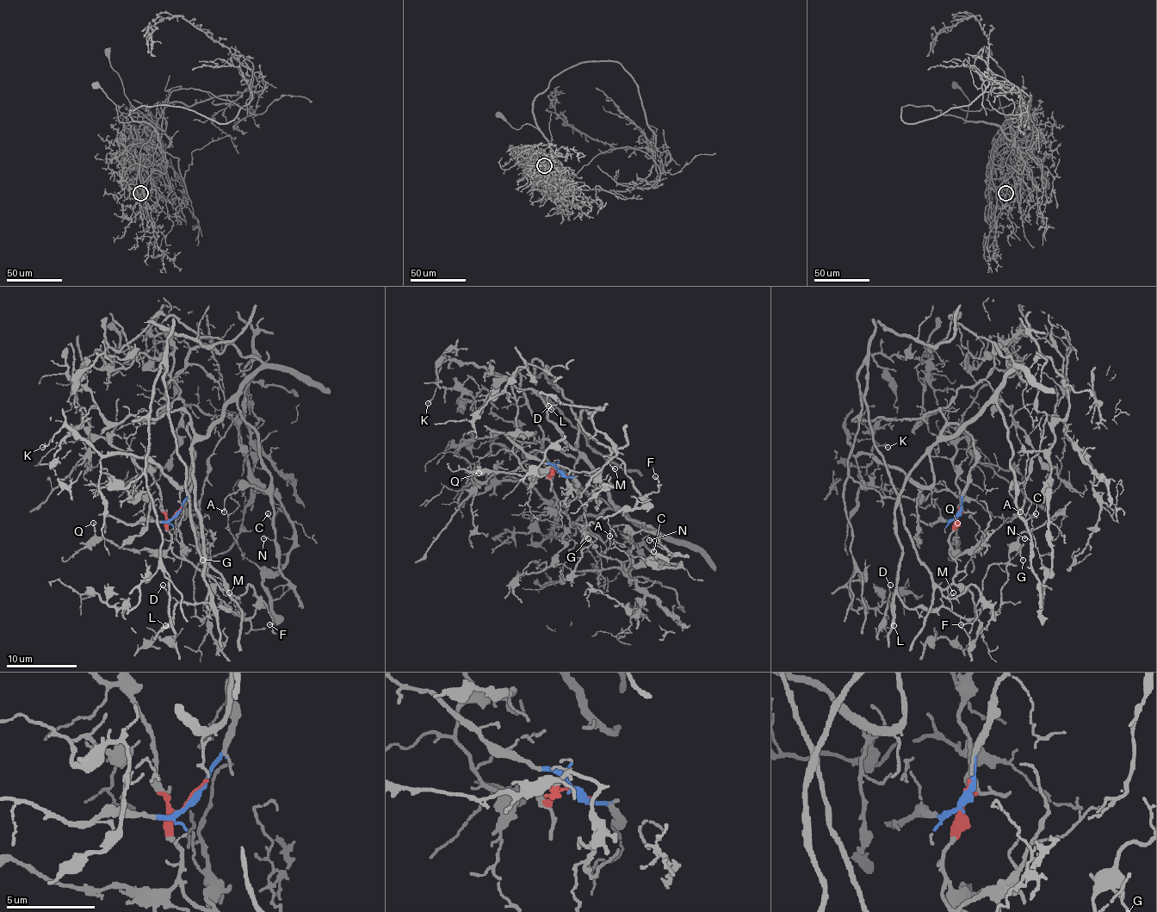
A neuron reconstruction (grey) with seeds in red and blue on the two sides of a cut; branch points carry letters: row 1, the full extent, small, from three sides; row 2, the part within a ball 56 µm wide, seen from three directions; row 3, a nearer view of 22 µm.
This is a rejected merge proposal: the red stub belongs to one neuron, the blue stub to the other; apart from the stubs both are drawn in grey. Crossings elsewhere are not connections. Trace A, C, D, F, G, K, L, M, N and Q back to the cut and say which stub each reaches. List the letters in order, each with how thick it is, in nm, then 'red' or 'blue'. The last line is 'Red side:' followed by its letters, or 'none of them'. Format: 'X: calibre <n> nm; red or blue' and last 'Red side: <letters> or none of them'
A: calibre 120 nm; blue
C: calibre 120 nm; blue
D: calibre 110 nm; blue
F: calibre 130 nm; red
G: calibre 110 nm; red
K: calibre 140 nm; blue
L: calibre 130 nm; blue
M: calibre 110 nm; red
N: calibre 90 nm; blue
Q: calibre 130 nm; red
Red side: F, G, M, Q

